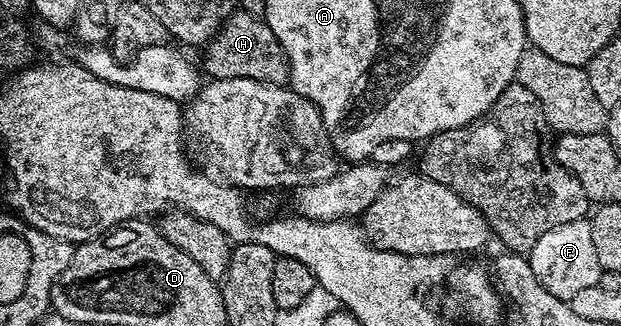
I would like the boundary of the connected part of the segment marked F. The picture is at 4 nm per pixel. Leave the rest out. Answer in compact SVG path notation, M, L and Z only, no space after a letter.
M587 218L572 220L569 224L561 224L557 228L545 232L537 244L533 244L529 261L533 268L533 276L553 296L570 300L577 296L577 292L584 288L593 288L600 285L601 276L605 271L602 264L597 260L597 252L593 249L593 232Z

